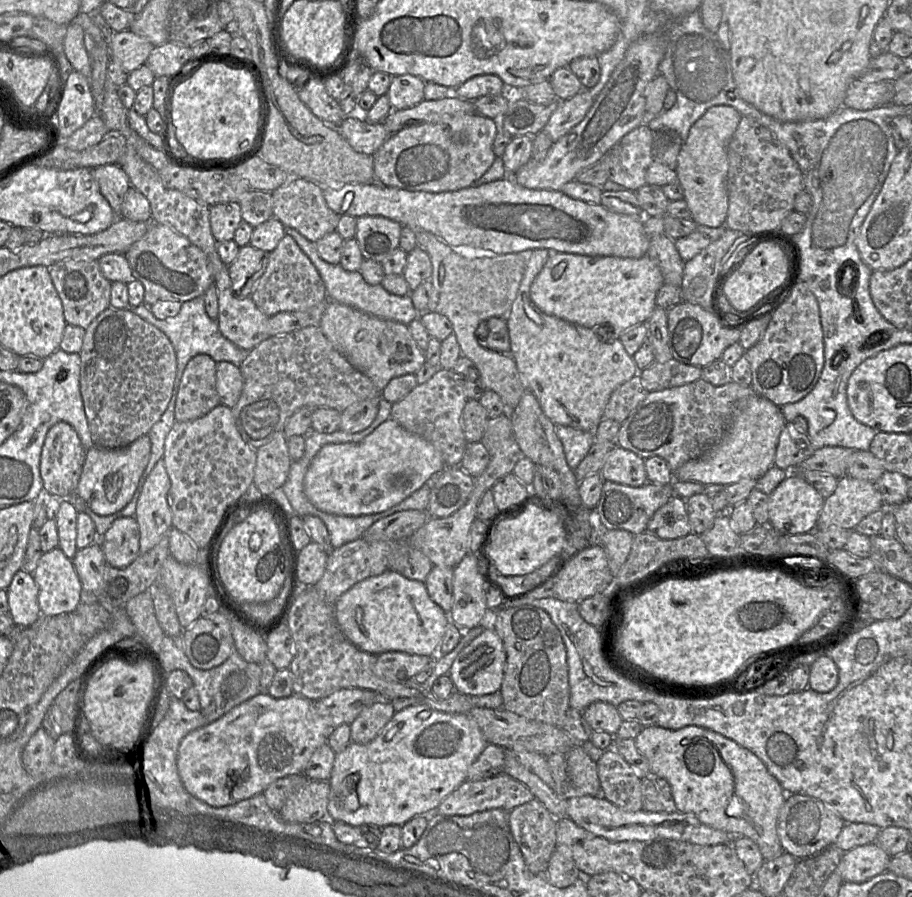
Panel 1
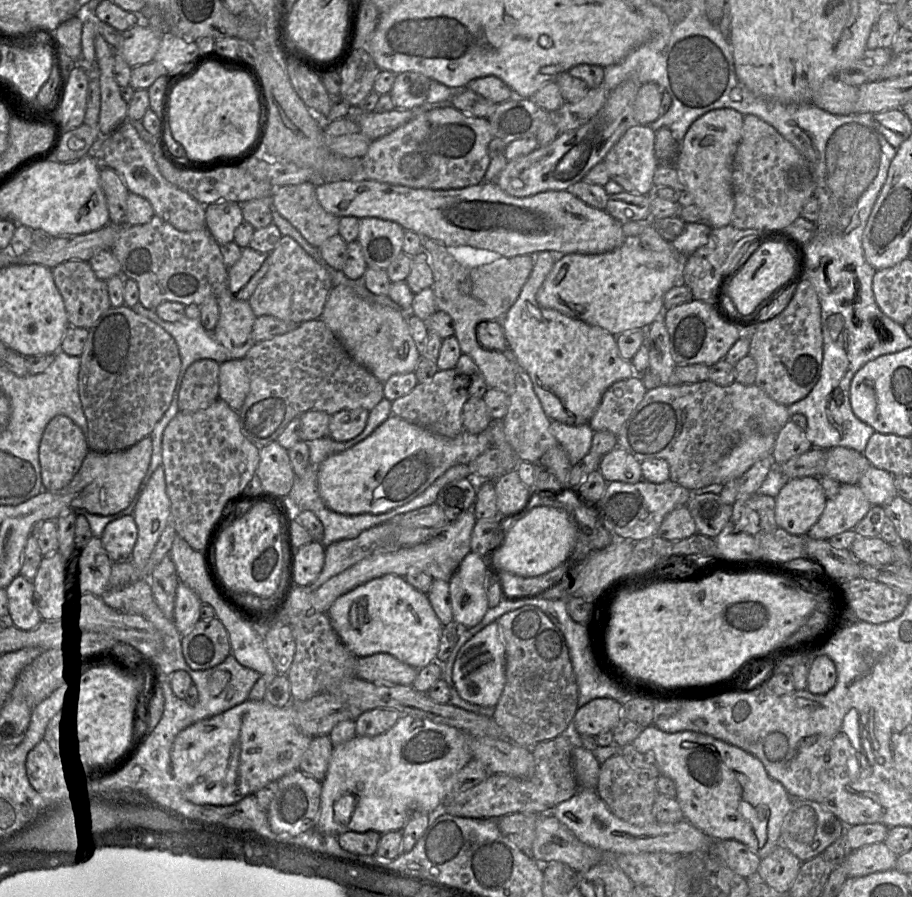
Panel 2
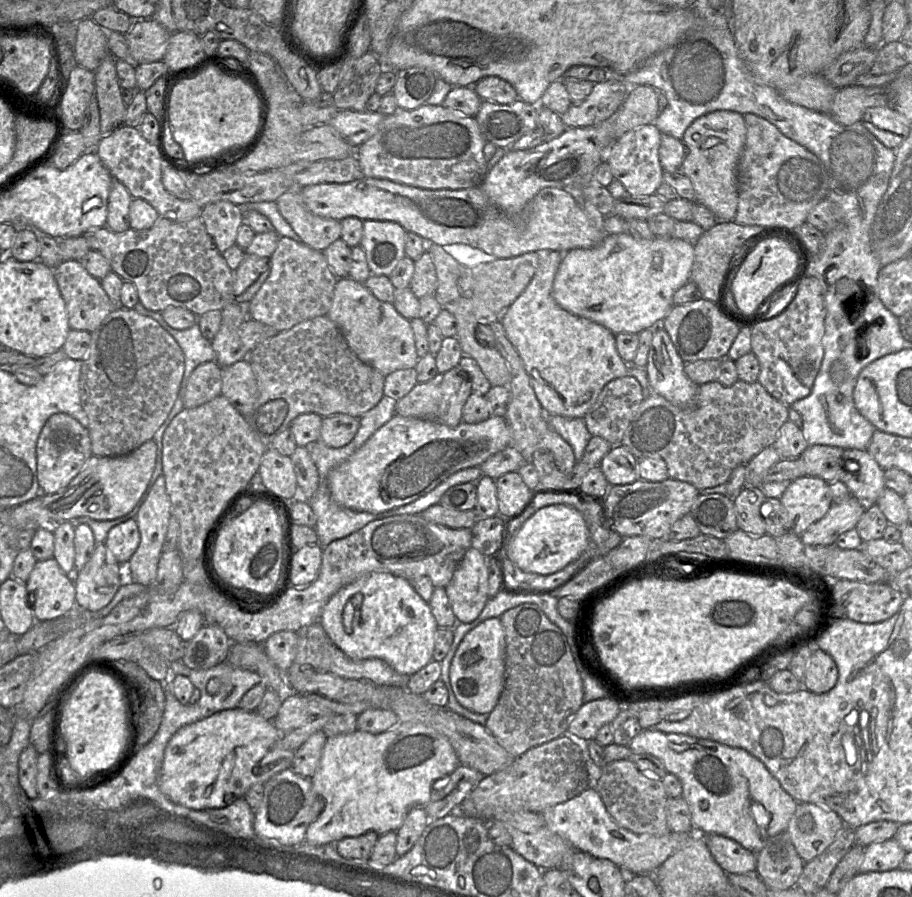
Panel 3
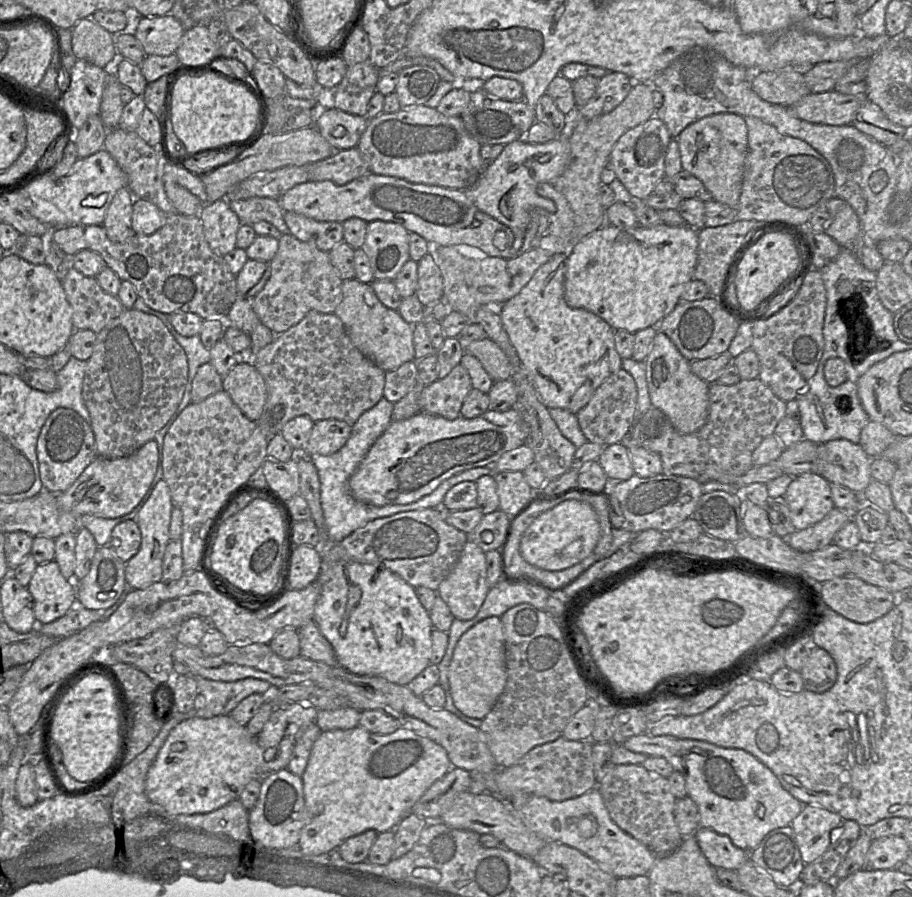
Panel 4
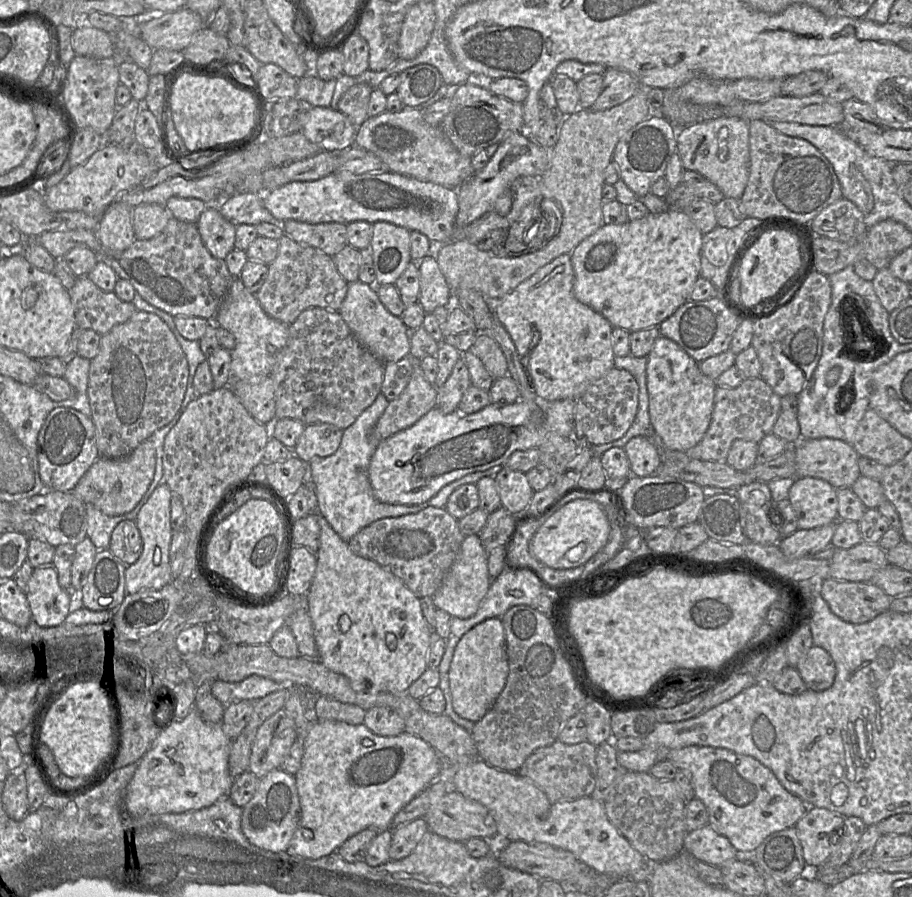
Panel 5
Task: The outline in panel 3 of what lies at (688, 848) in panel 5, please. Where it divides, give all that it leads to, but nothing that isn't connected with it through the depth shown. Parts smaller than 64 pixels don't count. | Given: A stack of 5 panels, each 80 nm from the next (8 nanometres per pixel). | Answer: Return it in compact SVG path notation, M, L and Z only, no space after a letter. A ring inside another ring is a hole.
M717 834L706 835L705 841L715 861L728 875L756 872L756 854L736 841Z

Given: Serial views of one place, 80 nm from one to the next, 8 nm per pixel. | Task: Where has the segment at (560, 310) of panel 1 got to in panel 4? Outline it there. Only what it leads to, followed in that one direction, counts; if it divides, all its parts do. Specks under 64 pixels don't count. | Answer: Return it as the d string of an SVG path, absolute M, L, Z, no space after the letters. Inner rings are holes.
M605 224L578 242L567 257L564 299L574 309L587 310L602 318L613 330L636 333L658 325L681 301L681 295L694 278L697 265L698 231L688 224L619 228Z

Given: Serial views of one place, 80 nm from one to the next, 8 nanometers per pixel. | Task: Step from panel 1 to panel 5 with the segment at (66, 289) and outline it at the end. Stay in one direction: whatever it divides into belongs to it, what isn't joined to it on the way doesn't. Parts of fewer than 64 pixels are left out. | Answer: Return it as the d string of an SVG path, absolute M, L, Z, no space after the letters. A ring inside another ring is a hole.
M87 276L78 277L75 285L68 290L75 312L76 328L93 330L106 334L117 324L126 322L139 311L132 302L120 300L114 292L105 292L97 287Z

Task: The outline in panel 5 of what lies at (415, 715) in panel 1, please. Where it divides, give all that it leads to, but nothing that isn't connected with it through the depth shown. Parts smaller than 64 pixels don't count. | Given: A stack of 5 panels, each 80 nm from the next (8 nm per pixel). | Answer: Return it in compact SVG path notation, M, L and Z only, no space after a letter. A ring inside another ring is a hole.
M290 687L290 695L285 703L284 709L294 720L298 731L298 737L303 738L304 743L304 753L301 767L294 775L301 807L301 819L289 843L289 847L286 850L289 855L309 859L319 859L337 851L346 840L364 829L375 828L378 831L389 829L395 815L440 776L442 770L442 757L426 741L407 731L397 736L385 737L376 735L369 730L364 723L360 725L351 725L341 721L317 721L305 709L304 690L299 687Z

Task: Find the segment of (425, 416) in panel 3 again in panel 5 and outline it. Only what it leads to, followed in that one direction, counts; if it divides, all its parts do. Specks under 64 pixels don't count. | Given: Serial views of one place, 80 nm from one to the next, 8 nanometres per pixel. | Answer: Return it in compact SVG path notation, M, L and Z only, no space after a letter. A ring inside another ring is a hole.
M461 354L444 385L437 388L435 408L445 414L456 411L463 394L470 385L469 371Z

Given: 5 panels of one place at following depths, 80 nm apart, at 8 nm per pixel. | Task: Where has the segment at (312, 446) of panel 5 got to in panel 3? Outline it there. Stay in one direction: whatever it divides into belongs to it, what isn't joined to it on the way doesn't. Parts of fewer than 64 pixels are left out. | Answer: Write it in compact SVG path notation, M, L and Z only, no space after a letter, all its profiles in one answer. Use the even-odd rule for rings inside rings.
M346 414L323 417L318 442L330 448L341 448L354 438L359 418Z

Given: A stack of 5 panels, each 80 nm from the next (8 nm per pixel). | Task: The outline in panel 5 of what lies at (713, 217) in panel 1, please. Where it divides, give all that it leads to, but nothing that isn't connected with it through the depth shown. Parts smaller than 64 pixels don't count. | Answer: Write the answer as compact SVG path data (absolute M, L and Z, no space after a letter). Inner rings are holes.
M720 117L677 129L676 151L684 170L703 175L720 189L725 198L740 199L750 170L748 123L737 117Z

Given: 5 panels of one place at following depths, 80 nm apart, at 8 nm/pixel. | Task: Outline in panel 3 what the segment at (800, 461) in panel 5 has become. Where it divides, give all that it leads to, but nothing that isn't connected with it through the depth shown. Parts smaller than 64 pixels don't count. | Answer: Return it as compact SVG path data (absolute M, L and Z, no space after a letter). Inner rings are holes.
M844 449L840 458L841 480L865 504L876 504L886 488L884 469L867 450Z

